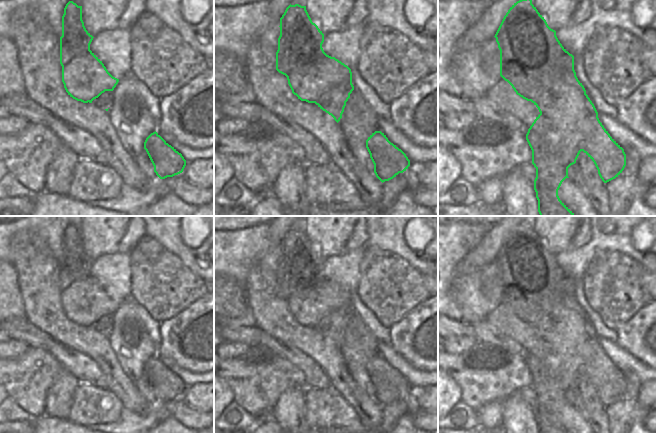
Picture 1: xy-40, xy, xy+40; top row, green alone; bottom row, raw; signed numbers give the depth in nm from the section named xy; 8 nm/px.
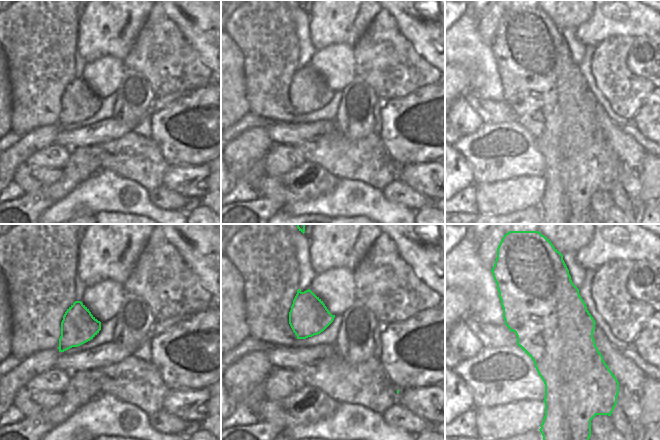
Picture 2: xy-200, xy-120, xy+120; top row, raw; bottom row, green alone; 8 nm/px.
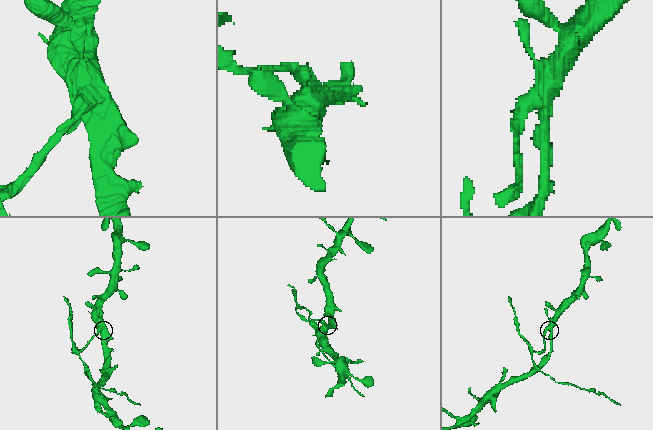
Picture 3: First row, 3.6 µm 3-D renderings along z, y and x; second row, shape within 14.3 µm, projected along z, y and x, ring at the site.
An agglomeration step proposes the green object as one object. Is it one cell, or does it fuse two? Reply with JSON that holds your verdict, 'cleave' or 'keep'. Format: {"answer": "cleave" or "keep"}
{"answer": "cleave"}

